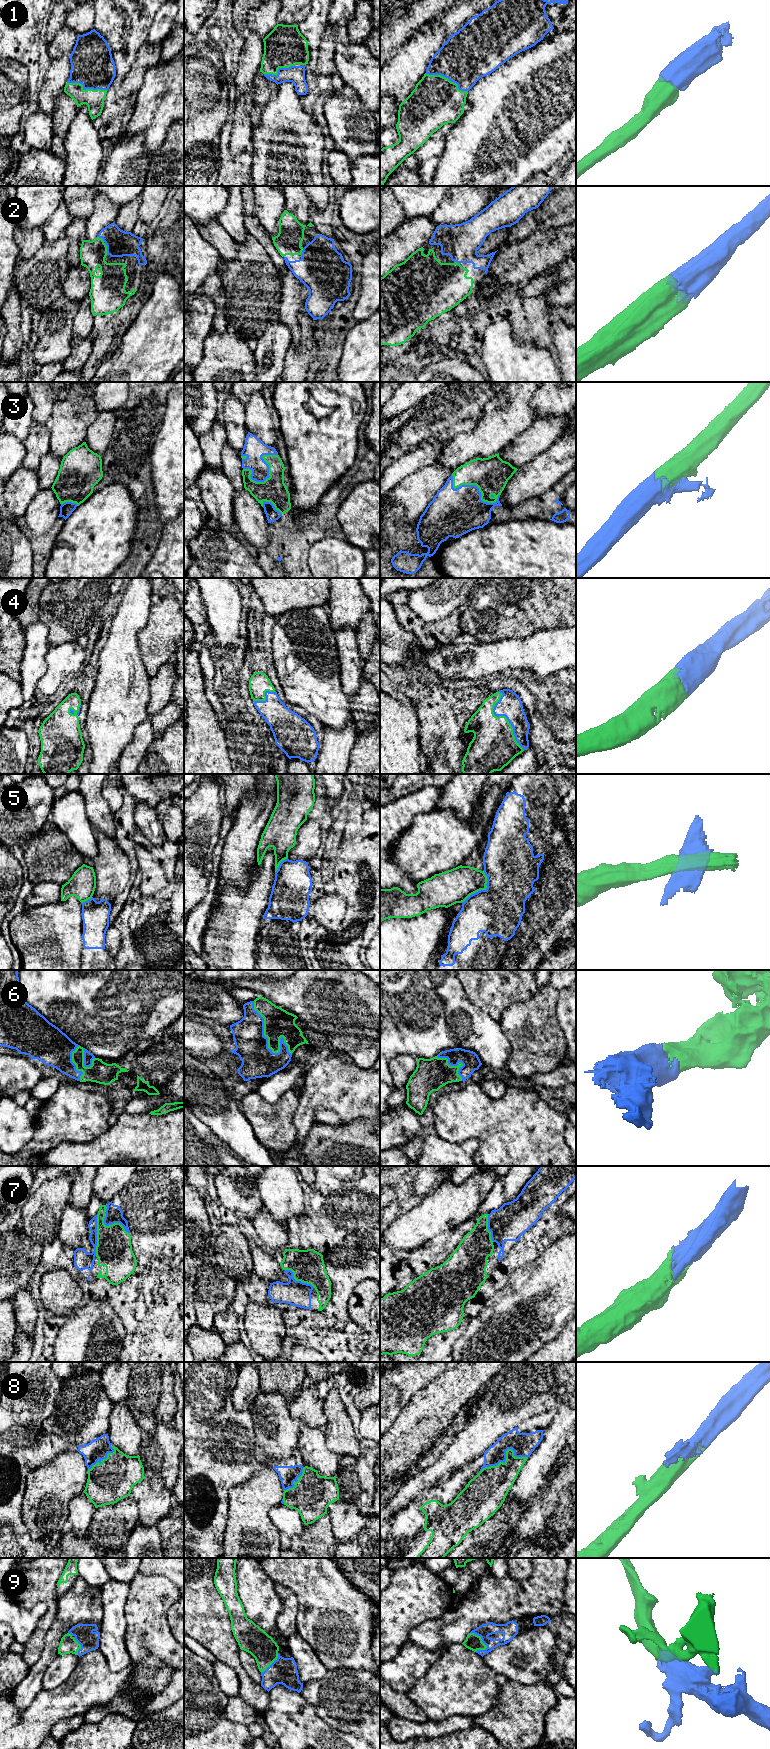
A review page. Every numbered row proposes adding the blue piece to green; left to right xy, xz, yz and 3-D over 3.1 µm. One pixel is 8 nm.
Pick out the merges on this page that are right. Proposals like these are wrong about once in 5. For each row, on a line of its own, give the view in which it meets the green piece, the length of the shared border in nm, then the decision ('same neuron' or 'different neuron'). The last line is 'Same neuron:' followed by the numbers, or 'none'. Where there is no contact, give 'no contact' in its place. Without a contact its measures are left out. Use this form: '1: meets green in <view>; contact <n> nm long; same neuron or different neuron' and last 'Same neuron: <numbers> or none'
1: meets green in yz; contact 380 nm long; same neuron
2: meets green in xy; contact 100 nm long; same neuron
3: meets green in xz; contact 300 nm long; same neuron
4: meets green in yz; contact 500 nm long; same neuron
5: meets green in yz; contact 320 nm long; different neuron
6: meets green in xz; contact 550 nm long; same neuron
7: meets green in xy; contact 300 nm long; same neuron
8: meets green in yz; contact 420 nm long; same neuron
9: meets green in yz; contact 190 nm long; same neuron
Same neuron: 1, 2, 3, 4, 6, 7, 8, 9

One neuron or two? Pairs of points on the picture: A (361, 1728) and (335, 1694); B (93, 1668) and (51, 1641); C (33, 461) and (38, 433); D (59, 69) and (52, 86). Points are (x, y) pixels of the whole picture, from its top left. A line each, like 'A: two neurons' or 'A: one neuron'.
A: one neuron
B: two neurons
C: one neuron
D: one neuron

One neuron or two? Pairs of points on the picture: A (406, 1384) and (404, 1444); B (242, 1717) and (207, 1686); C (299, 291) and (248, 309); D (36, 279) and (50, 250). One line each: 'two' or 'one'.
A: two
B: two
C: two
D: one

